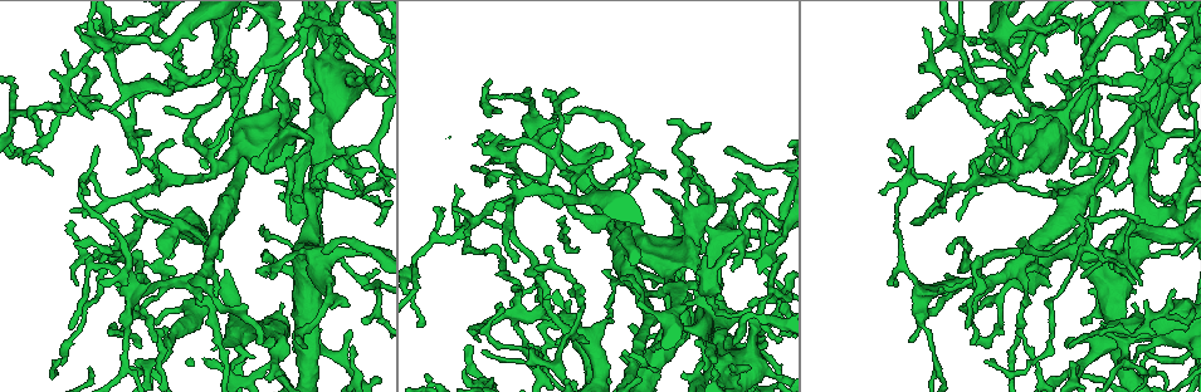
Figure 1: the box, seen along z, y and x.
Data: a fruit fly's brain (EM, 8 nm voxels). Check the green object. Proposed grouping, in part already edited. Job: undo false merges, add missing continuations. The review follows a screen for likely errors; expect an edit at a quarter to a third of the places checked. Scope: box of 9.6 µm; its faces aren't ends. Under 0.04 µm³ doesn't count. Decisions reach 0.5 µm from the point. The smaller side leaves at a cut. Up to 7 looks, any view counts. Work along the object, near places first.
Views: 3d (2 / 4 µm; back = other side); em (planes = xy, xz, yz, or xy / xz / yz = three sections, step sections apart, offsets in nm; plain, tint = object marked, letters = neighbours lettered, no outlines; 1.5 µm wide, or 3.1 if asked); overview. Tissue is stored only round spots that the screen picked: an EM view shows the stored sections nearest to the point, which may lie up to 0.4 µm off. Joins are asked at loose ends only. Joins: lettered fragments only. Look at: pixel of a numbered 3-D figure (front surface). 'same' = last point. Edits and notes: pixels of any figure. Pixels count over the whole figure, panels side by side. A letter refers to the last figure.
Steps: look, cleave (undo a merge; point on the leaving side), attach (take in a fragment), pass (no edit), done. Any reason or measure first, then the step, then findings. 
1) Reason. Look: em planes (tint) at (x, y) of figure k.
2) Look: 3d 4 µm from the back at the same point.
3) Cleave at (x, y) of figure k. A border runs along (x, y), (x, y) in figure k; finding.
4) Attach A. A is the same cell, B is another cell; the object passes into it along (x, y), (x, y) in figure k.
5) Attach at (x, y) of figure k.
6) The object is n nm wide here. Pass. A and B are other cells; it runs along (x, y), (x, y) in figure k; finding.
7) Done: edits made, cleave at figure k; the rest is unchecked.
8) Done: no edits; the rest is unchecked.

An open end. Look: 3d 2 µm at (1177, 244) of figure 1.

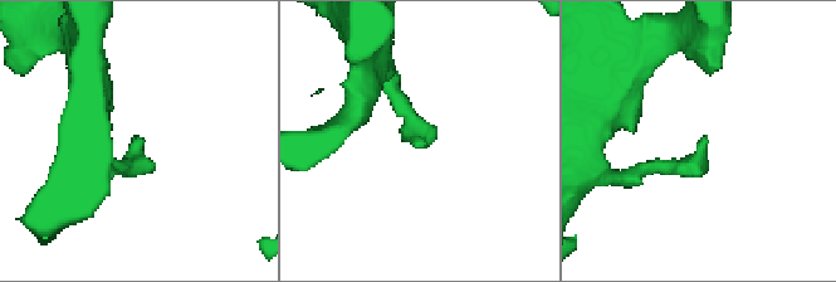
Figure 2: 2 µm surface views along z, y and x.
Shape alone is not enough. Look: em planes (letters) at (410, 143) of figure 2.

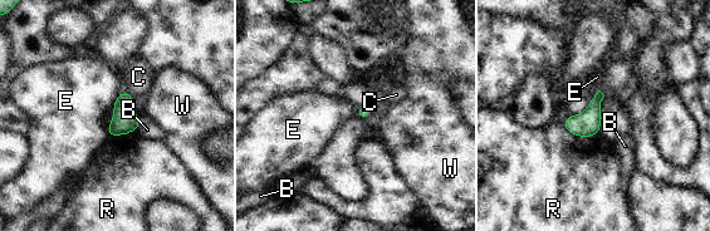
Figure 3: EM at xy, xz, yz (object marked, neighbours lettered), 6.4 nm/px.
Pass. B, C, E, R and W are other cells; a border runs along (117, 96), (113, 104) in figure 3; none of them fits.

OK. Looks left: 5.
Sharp bend. Look: em planes (tint) at (372, 284) of figure 1.

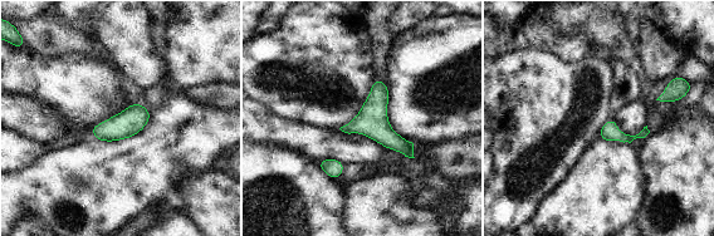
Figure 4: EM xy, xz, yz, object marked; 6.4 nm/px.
See the neighbours. Look: em planes (letters) at the same point.

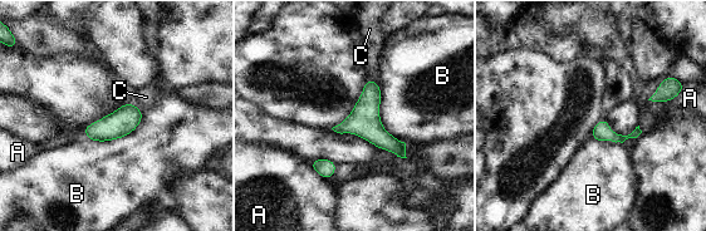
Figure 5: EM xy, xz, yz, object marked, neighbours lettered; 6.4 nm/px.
The object is 120 nm wide here; the longest contact is with B, 420 nm. Pass. A, B and C are other cells; continuous, no second neuron.

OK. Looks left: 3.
Tapers out. Look: em planes (letters) at (1181, 257) of figure 1.

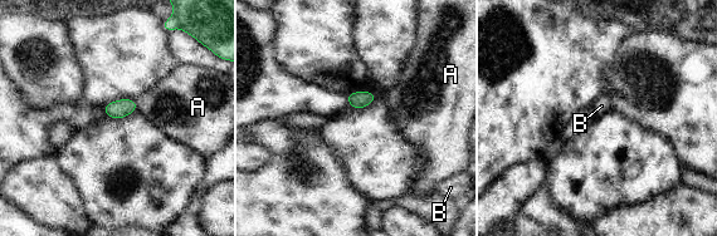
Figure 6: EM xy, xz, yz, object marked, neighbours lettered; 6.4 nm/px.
The longest contact is with A, 70 nm. Pass. A and B are other cells; a border runs along (136, 101), (137, 111) in figure 6; none of them fits.

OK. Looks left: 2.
Done: no edits; the rest is unchecked.

